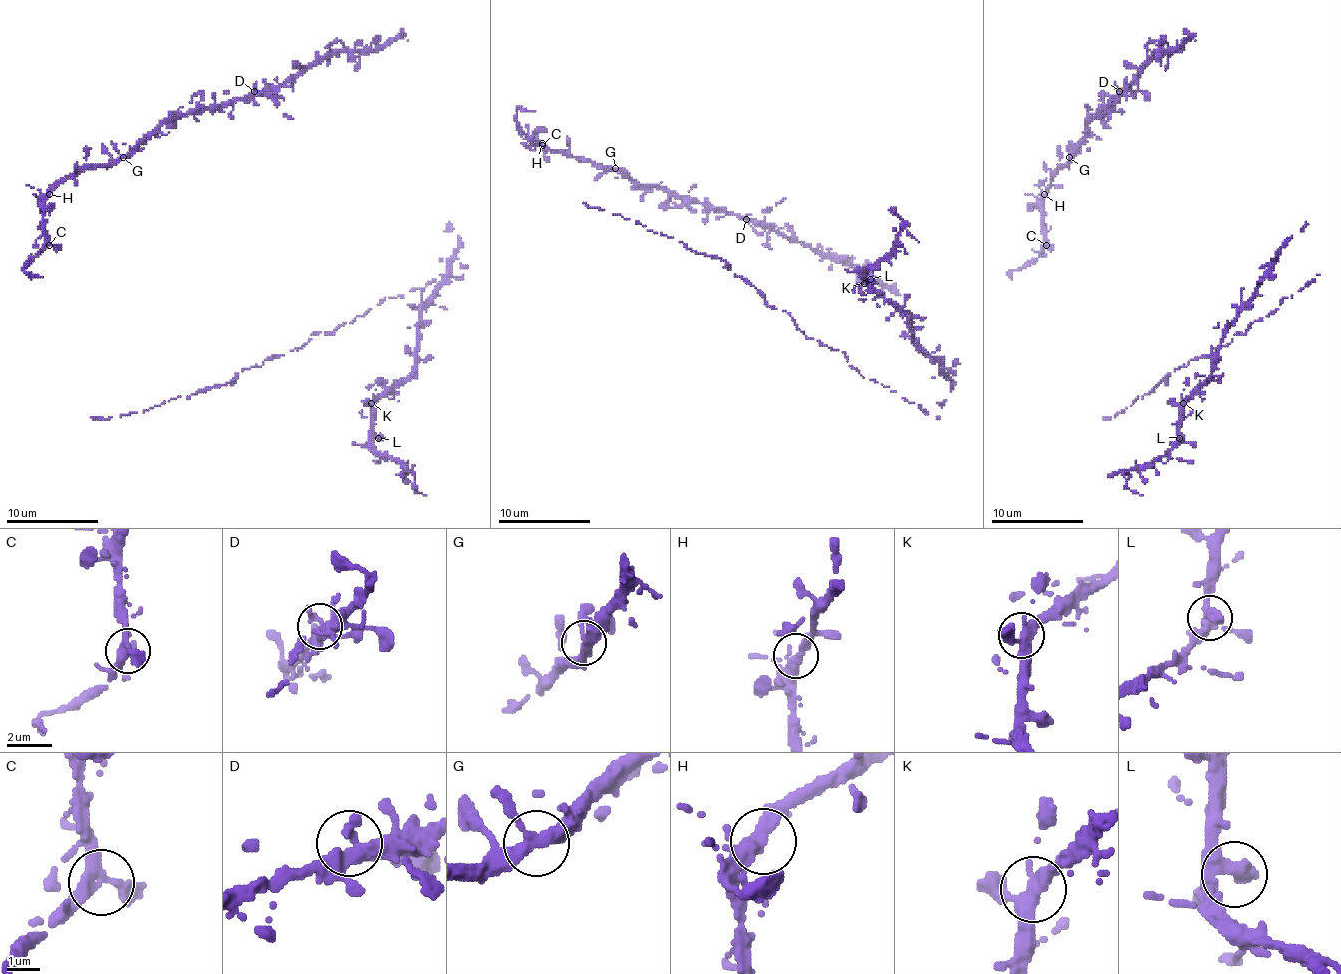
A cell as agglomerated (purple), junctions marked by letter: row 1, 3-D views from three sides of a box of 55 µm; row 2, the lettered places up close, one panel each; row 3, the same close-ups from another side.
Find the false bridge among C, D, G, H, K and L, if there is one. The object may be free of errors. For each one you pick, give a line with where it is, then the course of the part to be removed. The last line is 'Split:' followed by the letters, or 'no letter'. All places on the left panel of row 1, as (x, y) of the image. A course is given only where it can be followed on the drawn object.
Split: no letter

